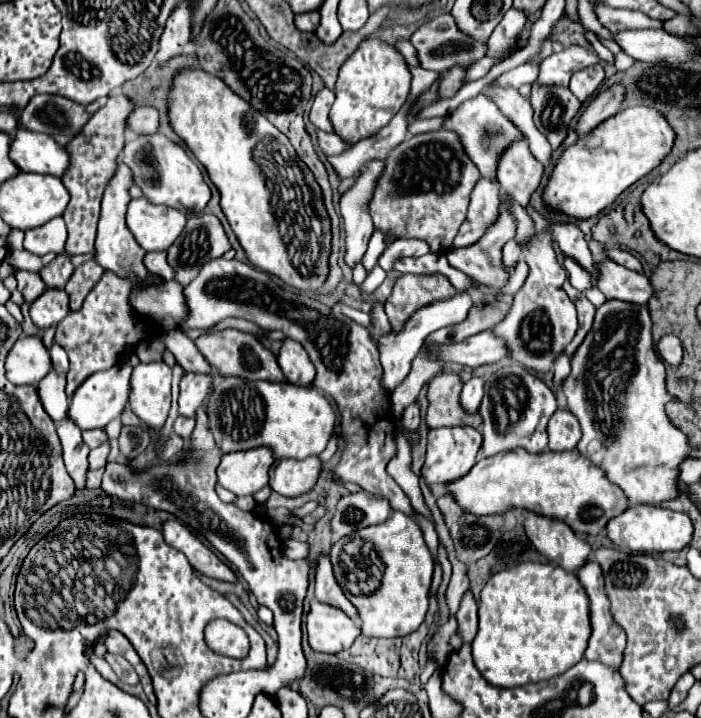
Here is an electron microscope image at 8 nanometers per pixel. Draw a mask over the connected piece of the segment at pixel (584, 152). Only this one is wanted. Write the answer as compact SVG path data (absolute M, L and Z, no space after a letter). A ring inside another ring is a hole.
M651 107L625 109L563 151L541 191L547 209L571 219L589 219L611 205L629 185L653 171L673 147L675 133L663 115Z

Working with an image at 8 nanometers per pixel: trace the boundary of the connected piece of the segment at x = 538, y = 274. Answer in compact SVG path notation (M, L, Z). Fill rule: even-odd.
M527 209L527 213L537 227L537 235L523 249L523 257L531 273L521 291L515 295L509 313L493 331L507 341L507 347L511 349L511 357L515 361L535 371L551 371L555 357L565 351L567 343L571 343L577 331L577 313L575 305L563 291L563 281L567 279L567 275L557 263L557 255L551 247L551 231L547 231L547 221L533 209Z

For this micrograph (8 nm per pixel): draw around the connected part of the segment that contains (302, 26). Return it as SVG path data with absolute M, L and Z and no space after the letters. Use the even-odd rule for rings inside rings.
M309 11L309 13L301 13L301 15L295 15L295 27L299 31L305 31L305 33L313 33L319 25L319 11Z

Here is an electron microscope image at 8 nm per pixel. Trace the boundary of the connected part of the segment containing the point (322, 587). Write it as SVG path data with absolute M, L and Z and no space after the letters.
M323 555L317 561L317 575L315 575L315 597L321 603L327 605L335 605L339 609L343 609L351 619L357 619L357 609L351 605L351 601L343 595L341 587L337 585L335 577L333 577L333 569L329 563L329 557Z

